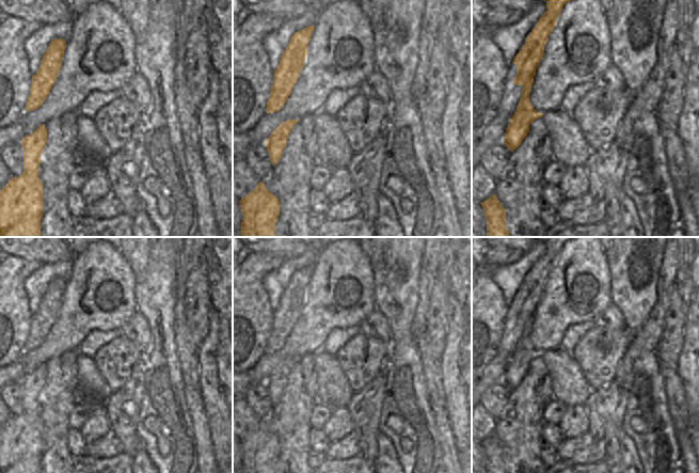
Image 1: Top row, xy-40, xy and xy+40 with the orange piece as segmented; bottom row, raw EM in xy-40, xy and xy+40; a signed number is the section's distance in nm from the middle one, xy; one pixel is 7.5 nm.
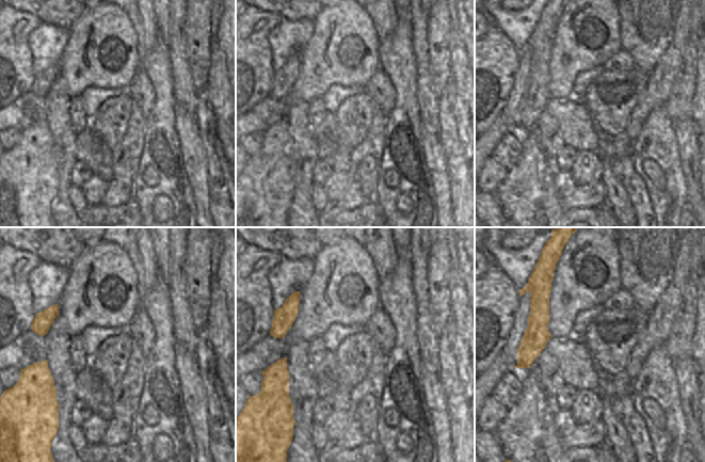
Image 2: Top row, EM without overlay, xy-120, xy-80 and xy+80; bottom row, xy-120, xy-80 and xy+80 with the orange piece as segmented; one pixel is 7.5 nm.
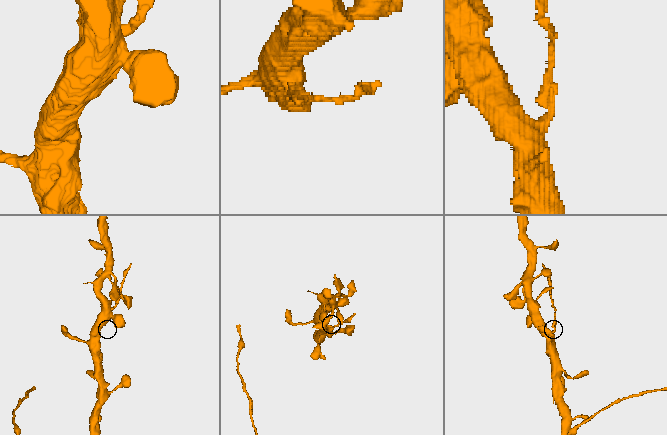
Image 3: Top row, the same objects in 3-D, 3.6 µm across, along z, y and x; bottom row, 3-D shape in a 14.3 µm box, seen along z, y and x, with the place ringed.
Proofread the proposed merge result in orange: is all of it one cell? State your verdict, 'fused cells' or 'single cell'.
fused cells

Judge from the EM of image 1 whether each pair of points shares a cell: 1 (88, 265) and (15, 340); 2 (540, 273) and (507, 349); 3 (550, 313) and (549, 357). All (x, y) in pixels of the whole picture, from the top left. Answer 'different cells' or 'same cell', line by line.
1: different cells
2: same cell
3: different cells

